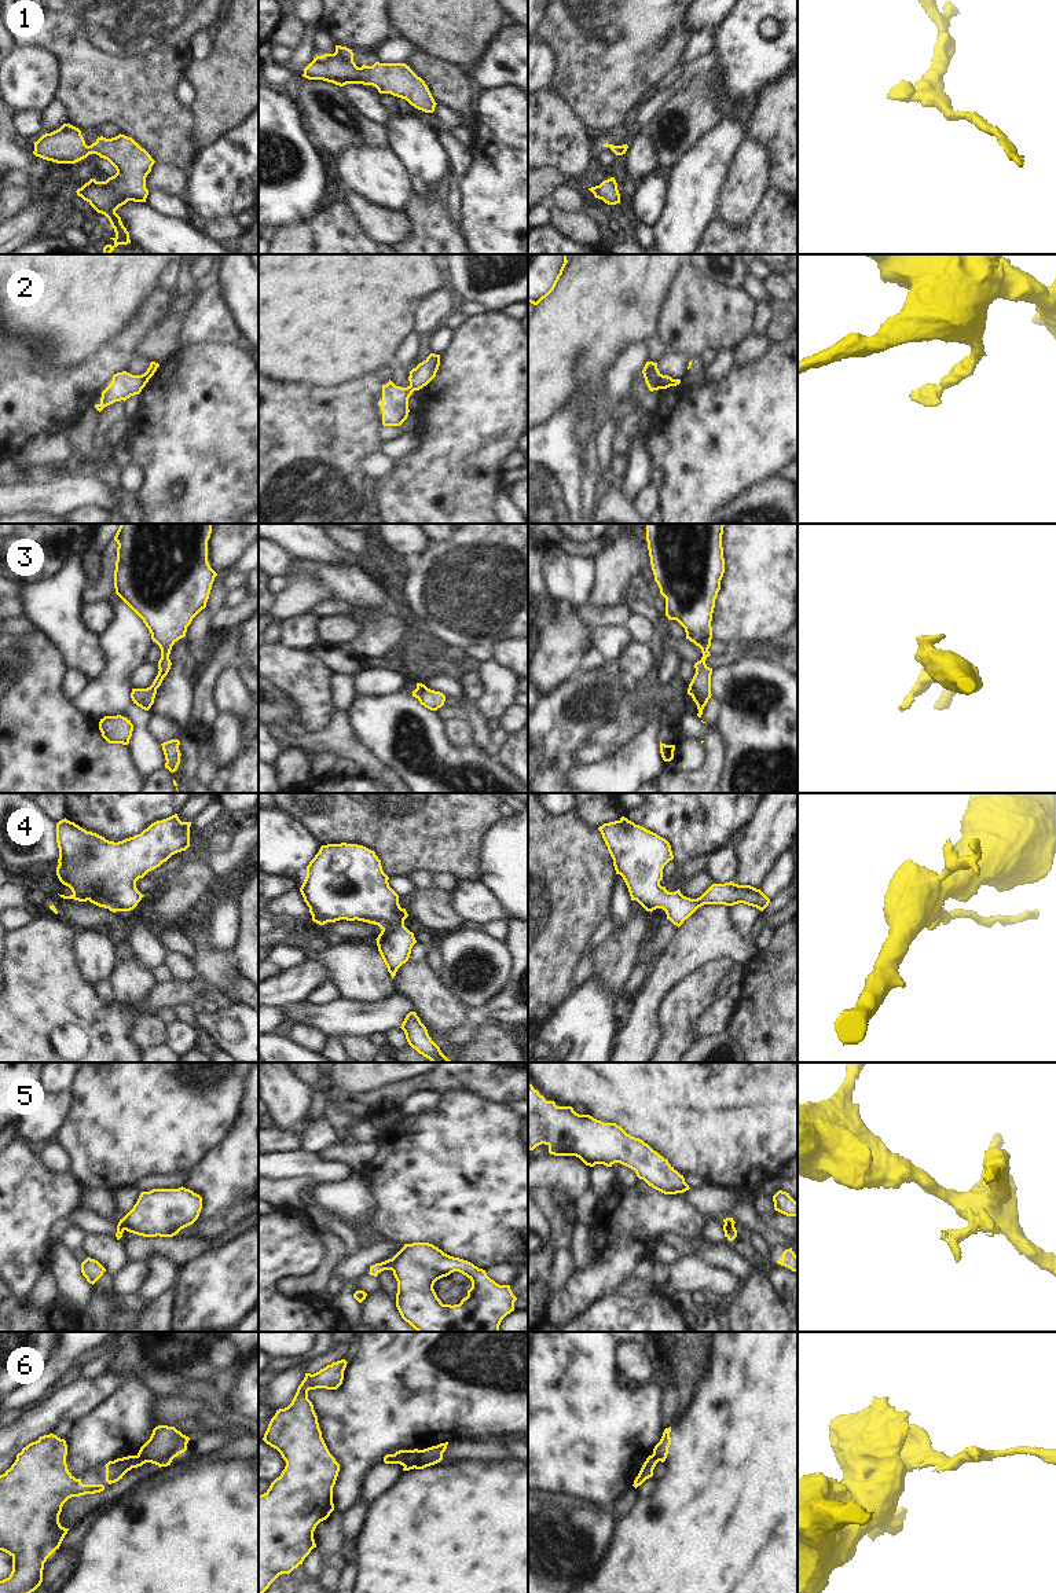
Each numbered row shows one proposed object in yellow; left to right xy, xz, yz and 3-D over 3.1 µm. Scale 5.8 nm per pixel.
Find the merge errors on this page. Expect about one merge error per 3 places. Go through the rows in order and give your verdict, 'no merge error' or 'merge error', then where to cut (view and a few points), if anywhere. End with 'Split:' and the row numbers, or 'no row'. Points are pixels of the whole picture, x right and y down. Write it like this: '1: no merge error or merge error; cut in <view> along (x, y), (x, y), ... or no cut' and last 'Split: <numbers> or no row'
1: no merge error; no cut
2: merge error; cut in yz along (663, 375), (657, 388)
3: merge error; cut in xy along (151, 685), (156, 690)
4: no merge error; no cut
5: merge error; cut in xz along (389, 1259), (391, 1269)
6: merge error; cut in xz along (421, 1450), (404, 1467)
Split: 2, 3, 5, 6

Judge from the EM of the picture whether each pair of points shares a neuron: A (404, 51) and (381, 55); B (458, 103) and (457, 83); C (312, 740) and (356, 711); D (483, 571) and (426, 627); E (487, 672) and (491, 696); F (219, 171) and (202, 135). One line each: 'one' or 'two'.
A: one
B: one
C: two
D: one
E: one
F: two

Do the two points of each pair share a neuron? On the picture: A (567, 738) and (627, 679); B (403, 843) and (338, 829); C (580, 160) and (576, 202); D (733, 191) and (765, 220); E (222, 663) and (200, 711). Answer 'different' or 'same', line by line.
A: same
B: same
C: different
D: different
E: same

